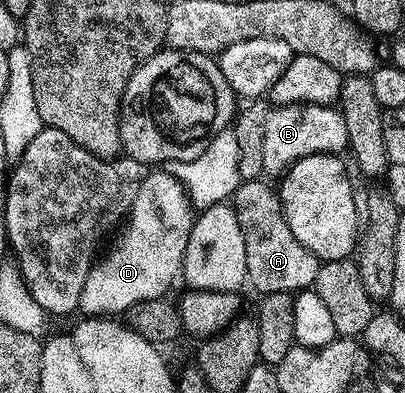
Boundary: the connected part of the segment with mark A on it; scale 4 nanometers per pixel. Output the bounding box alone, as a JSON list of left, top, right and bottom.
[230,180,320,295]

